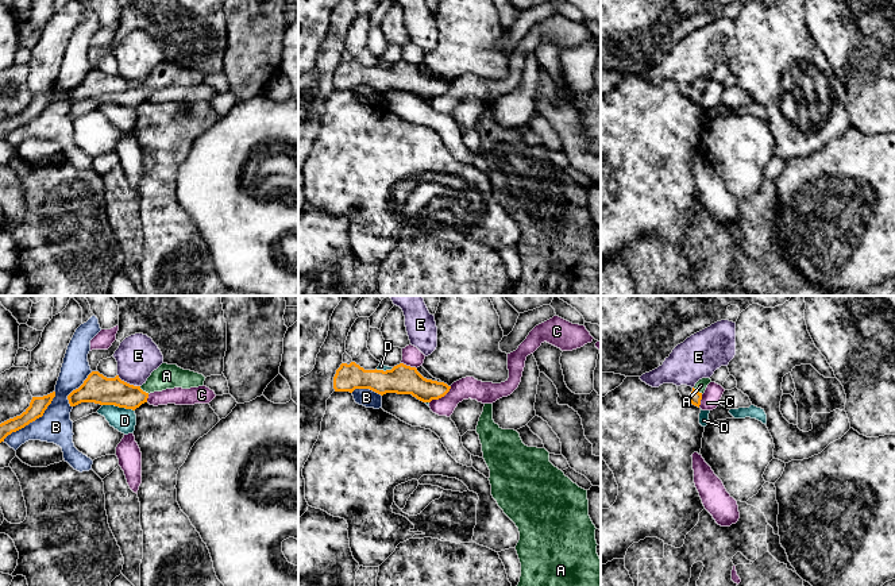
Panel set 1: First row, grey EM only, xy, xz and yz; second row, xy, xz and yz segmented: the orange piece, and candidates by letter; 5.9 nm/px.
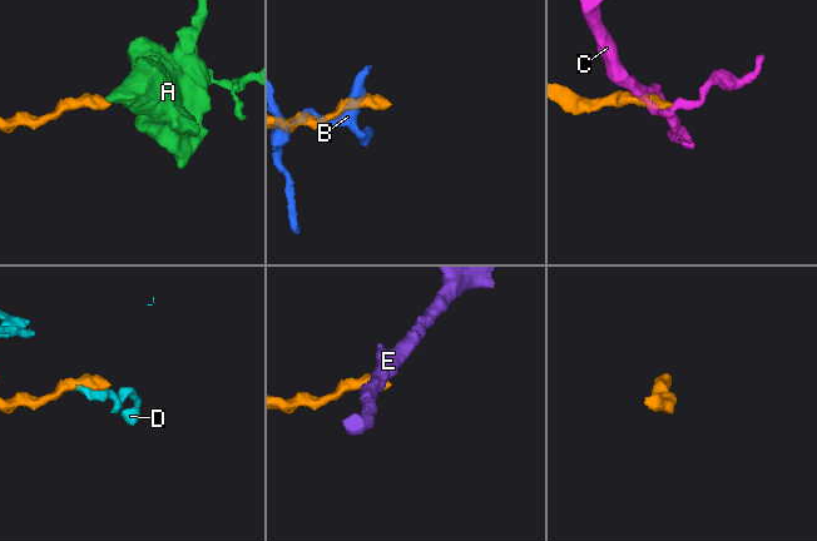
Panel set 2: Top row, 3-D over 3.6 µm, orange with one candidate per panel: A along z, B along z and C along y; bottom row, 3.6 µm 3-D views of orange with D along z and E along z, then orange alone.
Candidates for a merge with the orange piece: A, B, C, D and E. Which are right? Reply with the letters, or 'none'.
A

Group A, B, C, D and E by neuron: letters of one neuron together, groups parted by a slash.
A / B / C / D / E

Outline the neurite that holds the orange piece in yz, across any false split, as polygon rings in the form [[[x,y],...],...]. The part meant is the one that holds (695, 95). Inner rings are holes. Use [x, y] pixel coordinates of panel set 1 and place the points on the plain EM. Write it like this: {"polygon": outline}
{"polygon": [[[702,76],[699,77],[695,84],[693,85],[693,89],[690,95],[687,96],[693,103],[698,104],[701,103],[702,92],[705,90],[707,82],[711,80],[710,76]]]}

